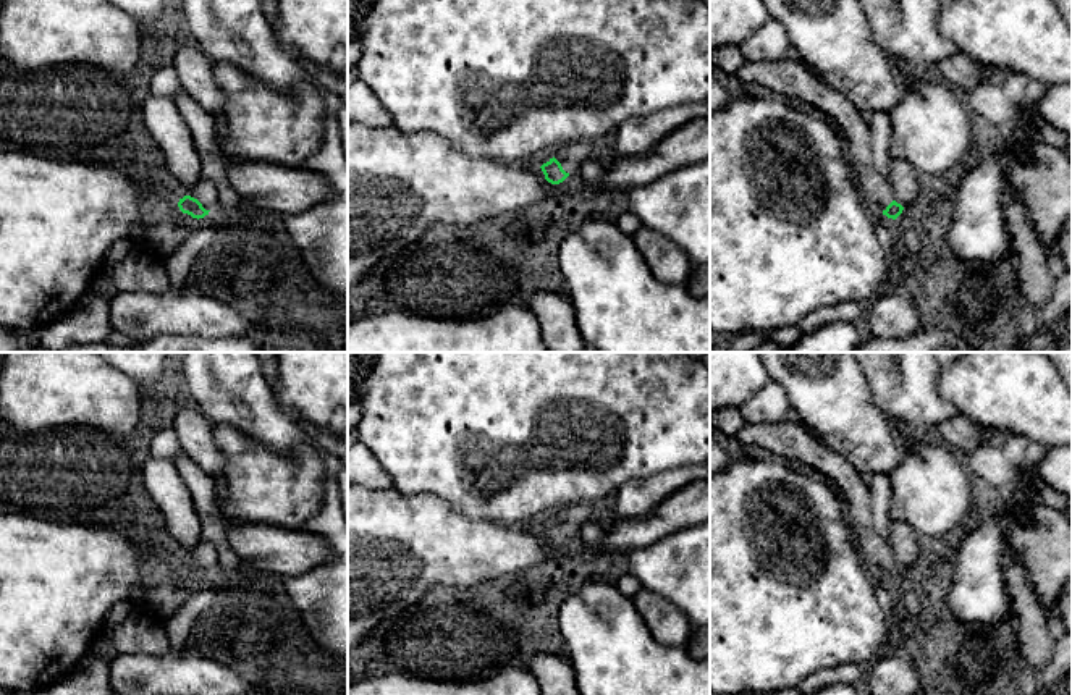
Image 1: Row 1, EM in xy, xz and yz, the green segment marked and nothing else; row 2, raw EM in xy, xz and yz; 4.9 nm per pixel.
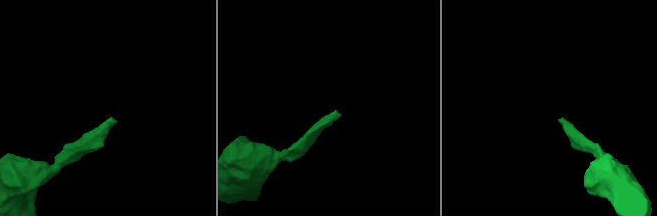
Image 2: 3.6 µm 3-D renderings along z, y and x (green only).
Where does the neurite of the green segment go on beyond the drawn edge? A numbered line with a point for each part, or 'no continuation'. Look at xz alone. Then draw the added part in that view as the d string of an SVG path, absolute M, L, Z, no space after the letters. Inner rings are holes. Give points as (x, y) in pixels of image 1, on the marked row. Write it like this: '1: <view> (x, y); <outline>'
1: xz (574, 154); M589 141L572 142L564 147L555 158L569 175L577 173L579 165L590 157L592 144Z

